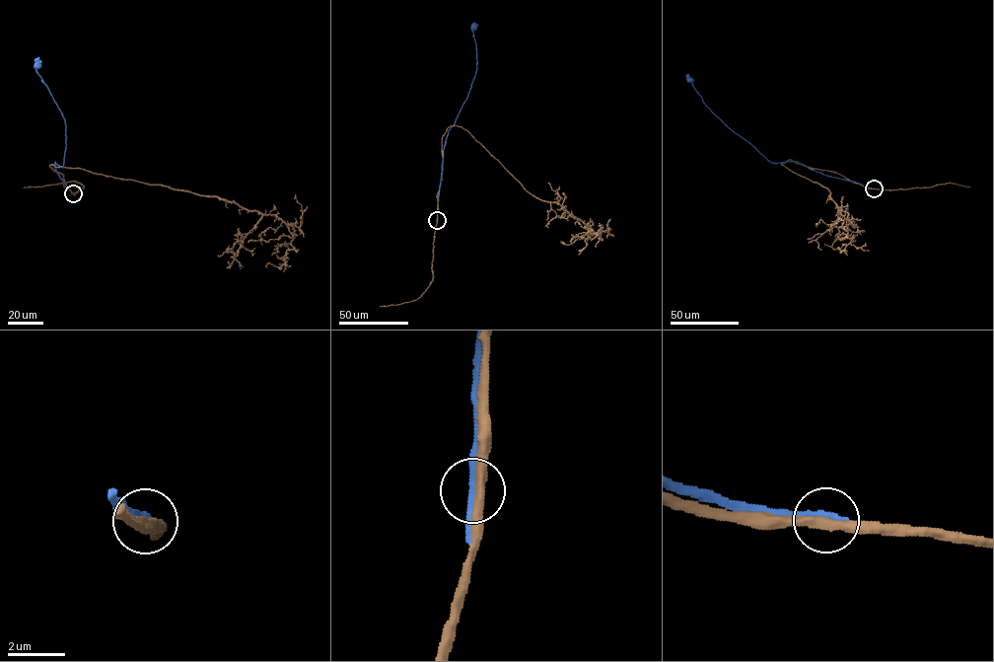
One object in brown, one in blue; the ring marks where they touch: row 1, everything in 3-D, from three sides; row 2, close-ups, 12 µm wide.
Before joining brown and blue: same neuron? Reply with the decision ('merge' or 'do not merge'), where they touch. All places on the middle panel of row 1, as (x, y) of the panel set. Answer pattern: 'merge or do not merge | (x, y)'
do not merge | (437, 220)

